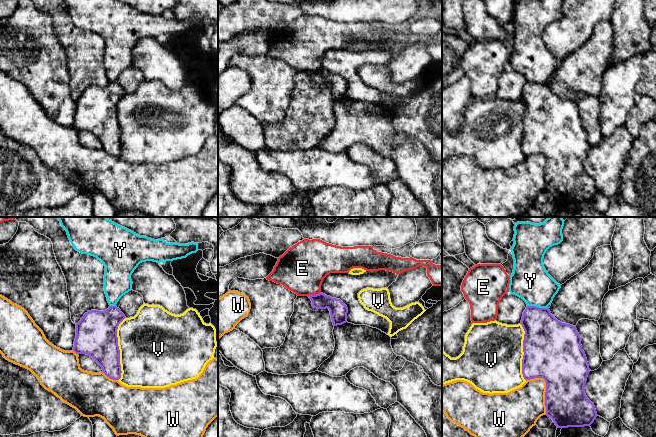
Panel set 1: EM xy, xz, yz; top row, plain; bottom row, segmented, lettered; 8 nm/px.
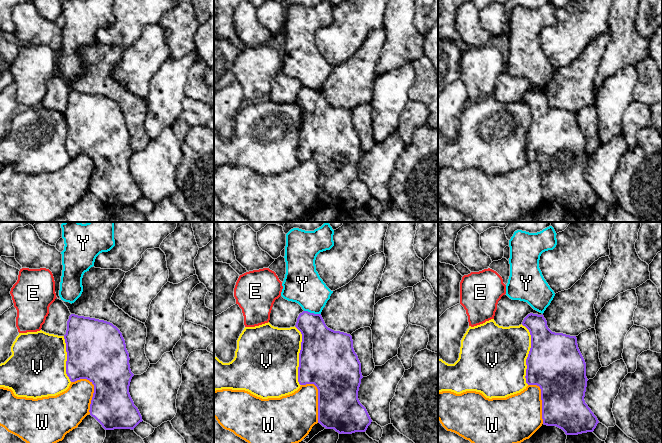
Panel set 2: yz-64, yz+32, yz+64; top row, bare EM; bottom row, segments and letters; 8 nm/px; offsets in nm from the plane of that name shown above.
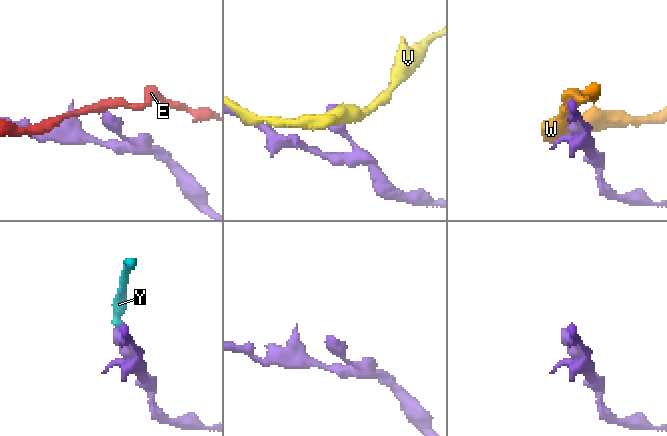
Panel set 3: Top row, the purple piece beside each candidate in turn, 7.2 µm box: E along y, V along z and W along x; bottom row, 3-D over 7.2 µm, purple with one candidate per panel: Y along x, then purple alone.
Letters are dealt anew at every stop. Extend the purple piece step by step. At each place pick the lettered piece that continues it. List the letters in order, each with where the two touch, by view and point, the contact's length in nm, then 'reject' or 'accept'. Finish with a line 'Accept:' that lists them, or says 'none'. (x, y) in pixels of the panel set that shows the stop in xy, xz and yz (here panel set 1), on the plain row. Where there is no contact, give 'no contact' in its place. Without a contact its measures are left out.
E: xz (314, 71) | 110 nm | reject
V: xy (118, 125) | 500 nm | reject
W: yz (546, 164) | 320 nm | reject
Y: yz (537, 83) | 170 nm | reject
Accept: none

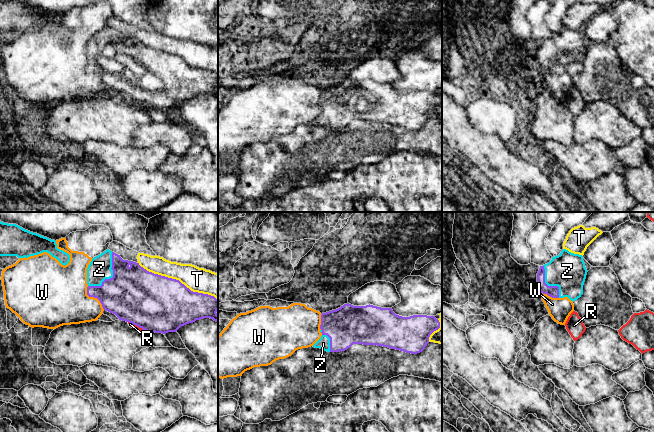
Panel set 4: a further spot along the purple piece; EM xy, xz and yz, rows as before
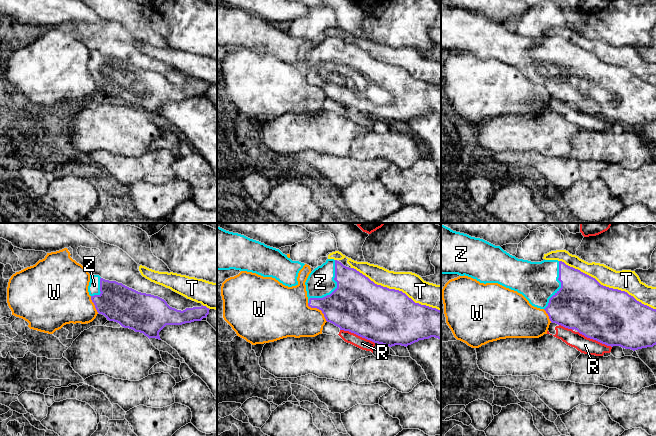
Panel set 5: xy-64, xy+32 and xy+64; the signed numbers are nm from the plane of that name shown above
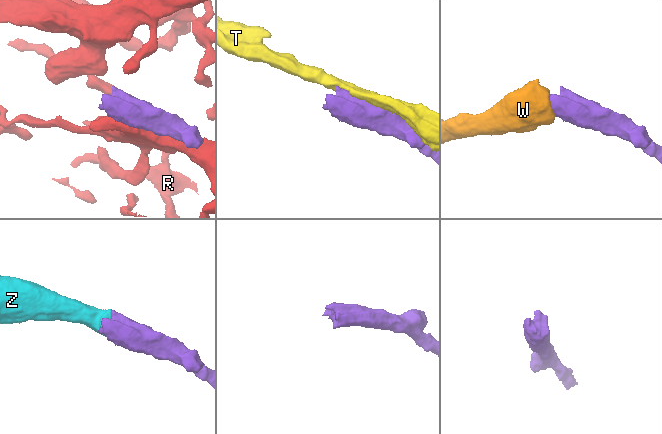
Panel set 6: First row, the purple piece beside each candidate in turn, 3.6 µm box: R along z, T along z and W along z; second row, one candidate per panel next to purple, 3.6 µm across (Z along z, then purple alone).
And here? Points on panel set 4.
R: xy (137, 101) | 160 nm | reject
T: xy (177, 56) | 700 nm | reject
W: xy (93, 72) | 240 nm | reject
Z: xy (112, 53) | 340 nm | accept
Accept: Z

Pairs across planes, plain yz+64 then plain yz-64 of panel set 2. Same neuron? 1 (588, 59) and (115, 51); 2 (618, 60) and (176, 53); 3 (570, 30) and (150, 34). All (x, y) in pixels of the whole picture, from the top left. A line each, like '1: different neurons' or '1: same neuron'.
1: different neurons
2: same neuron
3: different neurons

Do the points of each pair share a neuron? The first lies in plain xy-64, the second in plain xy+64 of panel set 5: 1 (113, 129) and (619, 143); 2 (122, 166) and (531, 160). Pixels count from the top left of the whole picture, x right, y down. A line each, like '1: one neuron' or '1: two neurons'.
1: two neurons
2: one neuron

